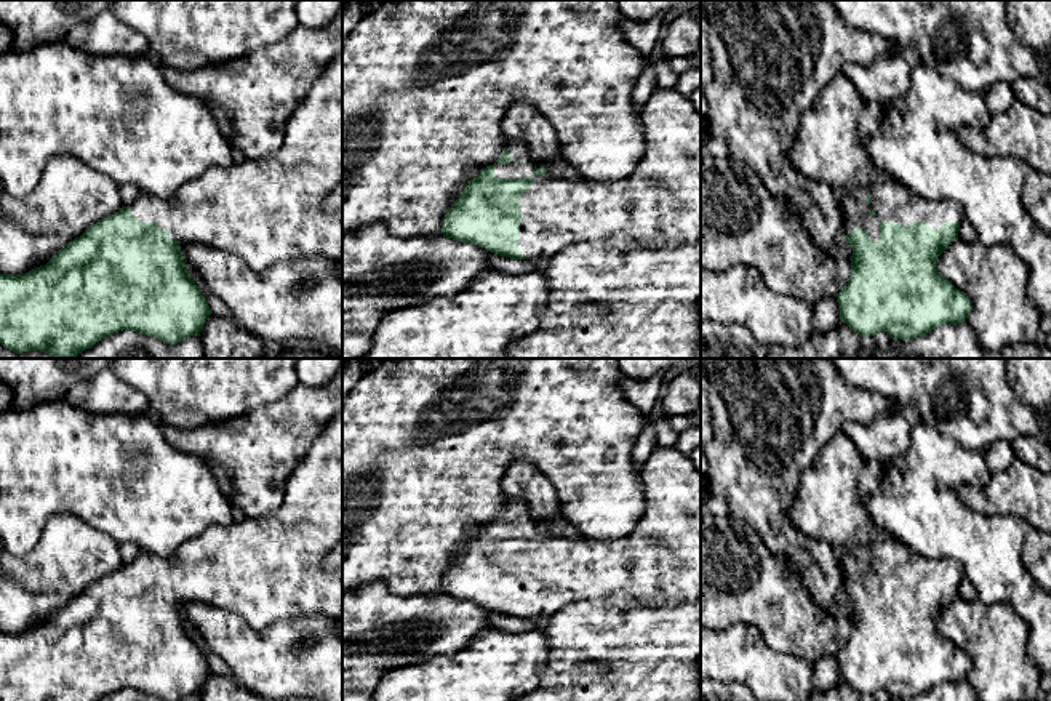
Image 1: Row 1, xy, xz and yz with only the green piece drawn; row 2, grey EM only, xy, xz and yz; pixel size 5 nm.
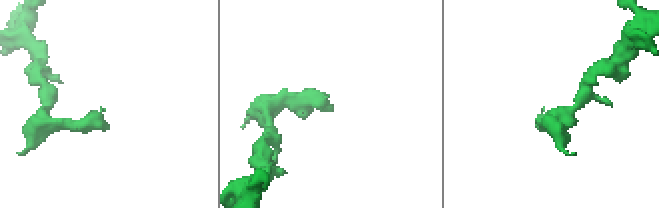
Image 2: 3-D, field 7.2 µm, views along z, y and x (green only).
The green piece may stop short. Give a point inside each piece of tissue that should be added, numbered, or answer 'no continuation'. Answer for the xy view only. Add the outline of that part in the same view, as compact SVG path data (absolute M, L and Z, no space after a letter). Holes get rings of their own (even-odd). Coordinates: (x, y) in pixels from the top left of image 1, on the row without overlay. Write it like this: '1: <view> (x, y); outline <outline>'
1: xy (267, 568); outline M342 413L336 415L322 434L310 445L306 456L301 459L294 472L291 474L282 504L262 515L262 517L243 517L240 520L232 520L227 525L213 525L206 528L202 535L184 543L179 551L171 557L157 557L147 552L139 552L130 563L131 573L138 576L139 581L155 581L158 587L166 587L173 600L187 602L197 600L211 607L219 607L227 611L237 613L246 621L253 631L262 631L275 621L286 621L306 613L323 613L330 618L342 618L342 567L328 571L323 567L326 555L339 544L342 539Z

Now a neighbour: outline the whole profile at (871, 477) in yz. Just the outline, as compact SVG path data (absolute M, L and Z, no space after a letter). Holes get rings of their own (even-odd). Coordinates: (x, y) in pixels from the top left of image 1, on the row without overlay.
M870 461L865 463L859 475L859 495L864 499L865 496L872 495L880 488L883 482L883 464Z

